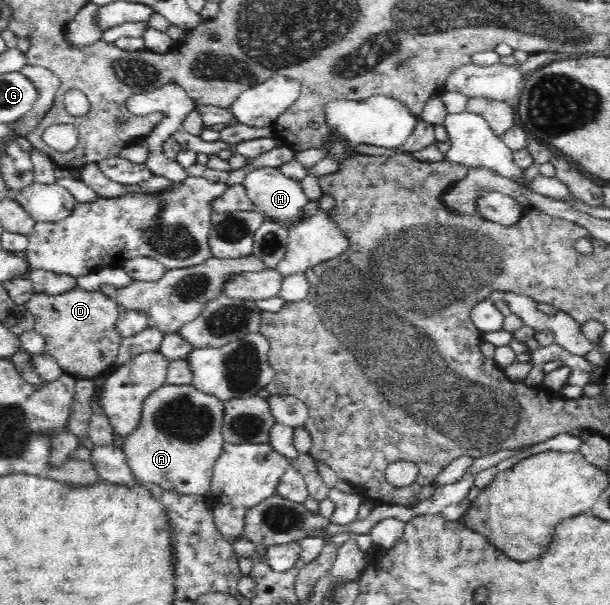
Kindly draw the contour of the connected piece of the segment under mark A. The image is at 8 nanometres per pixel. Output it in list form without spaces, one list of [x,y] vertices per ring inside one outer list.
[[[165,384],[155,389],[142,407],[140,426],[125,438],[125,452],[139,482],[156,483],[183,495],[210,496],[213,466],[224,446],[224,403],[192,384]]]

